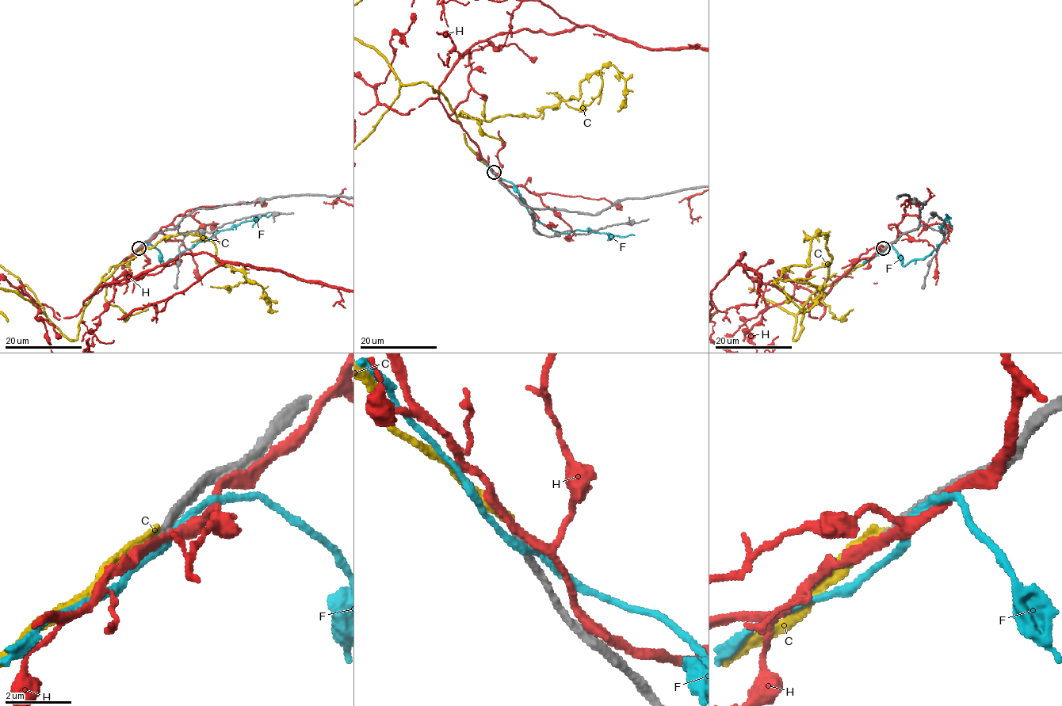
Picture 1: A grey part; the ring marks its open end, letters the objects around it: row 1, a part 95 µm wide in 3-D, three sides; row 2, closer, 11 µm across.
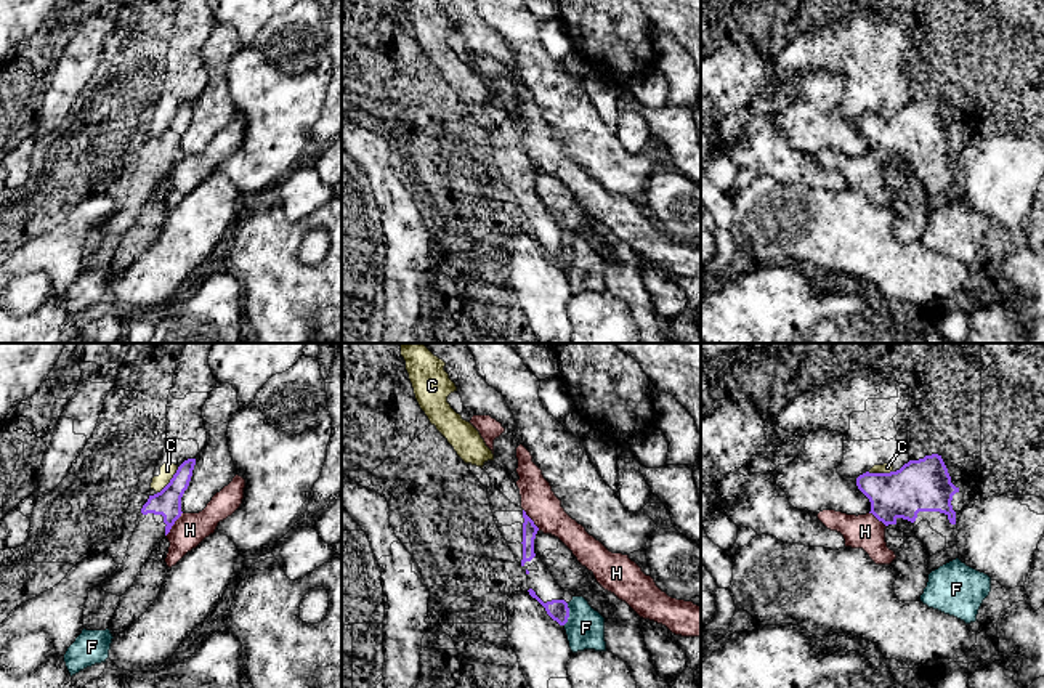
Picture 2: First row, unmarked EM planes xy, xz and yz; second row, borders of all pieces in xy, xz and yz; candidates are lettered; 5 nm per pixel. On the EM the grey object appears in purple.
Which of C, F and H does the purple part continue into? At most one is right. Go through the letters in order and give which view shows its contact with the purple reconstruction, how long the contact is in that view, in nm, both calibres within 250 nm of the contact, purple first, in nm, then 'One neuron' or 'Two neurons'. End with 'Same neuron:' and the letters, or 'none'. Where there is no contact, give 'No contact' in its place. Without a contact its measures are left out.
C: Touches purple in xy. Shared border 170 nm. Thickness 140 nm (purple) against 80 nm. Two neurons
F: Touches purple in xz. Shared border 110 nm. Thickness 100 nm (purple) against 190 nm. Two neurons
H: Touches purple in xy. Shared border 150 nm. Thickness 140 nm (purple) against 170 nm. Two neurons
Same neuron: none

